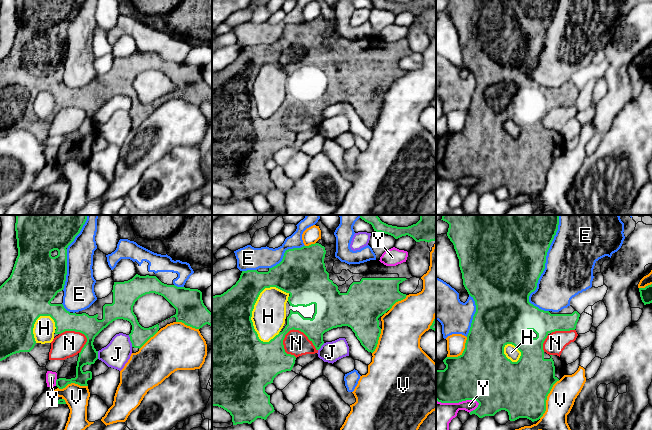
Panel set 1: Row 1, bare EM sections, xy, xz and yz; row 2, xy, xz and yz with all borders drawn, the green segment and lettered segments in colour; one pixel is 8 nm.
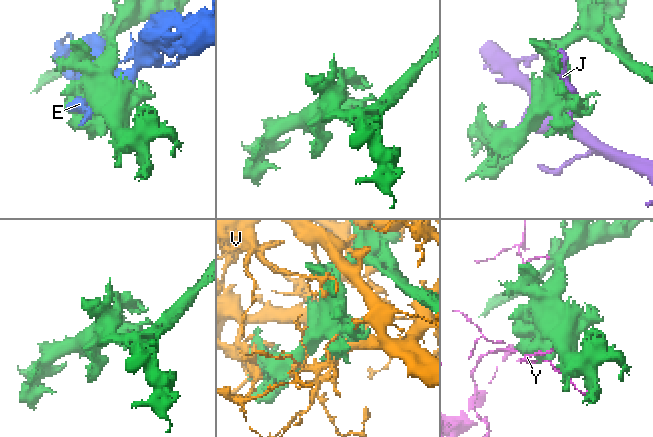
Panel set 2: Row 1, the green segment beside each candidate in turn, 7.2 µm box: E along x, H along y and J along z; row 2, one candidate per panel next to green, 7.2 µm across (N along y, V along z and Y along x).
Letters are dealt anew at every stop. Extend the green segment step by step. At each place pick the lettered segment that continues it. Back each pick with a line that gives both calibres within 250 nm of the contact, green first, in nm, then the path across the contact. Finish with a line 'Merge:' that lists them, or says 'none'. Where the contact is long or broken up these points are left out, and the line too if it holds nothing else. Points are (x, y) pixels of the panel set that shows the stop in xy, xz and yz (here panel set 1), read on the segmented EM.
Merge: none

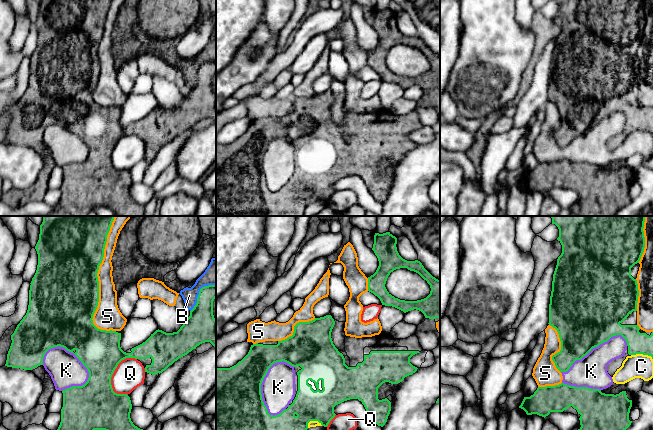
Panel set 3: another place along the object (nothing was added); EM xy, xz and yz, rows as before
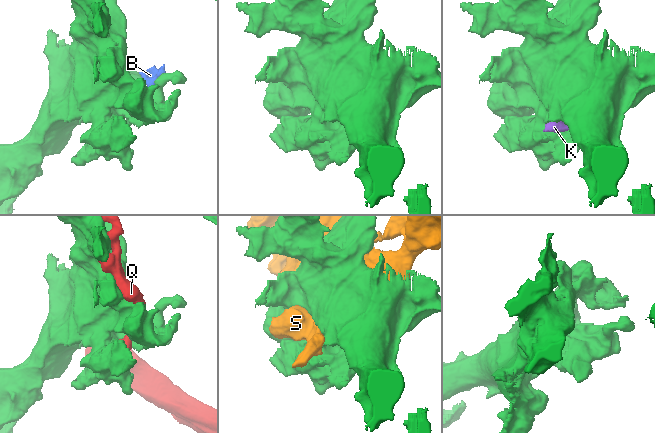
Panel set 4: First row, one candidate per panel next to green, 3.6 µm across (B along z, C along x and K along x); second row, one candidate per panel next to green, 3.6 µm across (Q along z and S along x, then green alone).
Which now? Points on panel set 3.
Merge: none

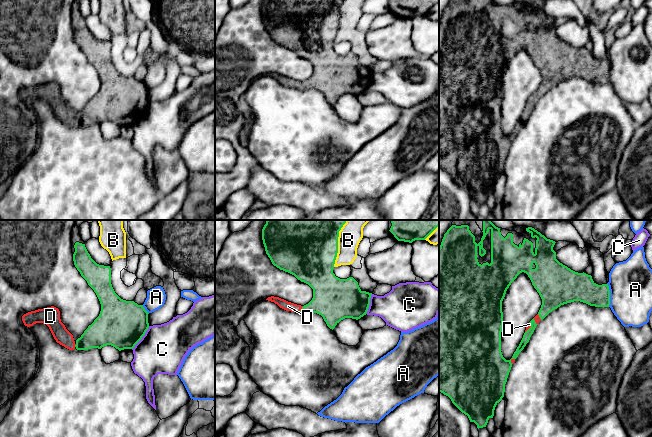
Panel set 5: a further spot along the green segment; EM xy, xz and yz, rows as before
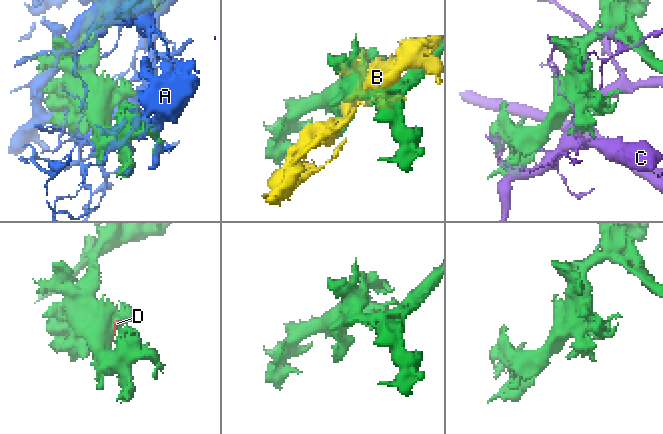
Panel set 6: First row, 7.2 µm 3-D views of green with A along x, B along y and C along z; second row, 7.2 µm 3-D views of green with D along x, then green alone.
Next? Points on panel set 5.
D: 280 nm thick on the green side, 80 nm on the other
Merge: D

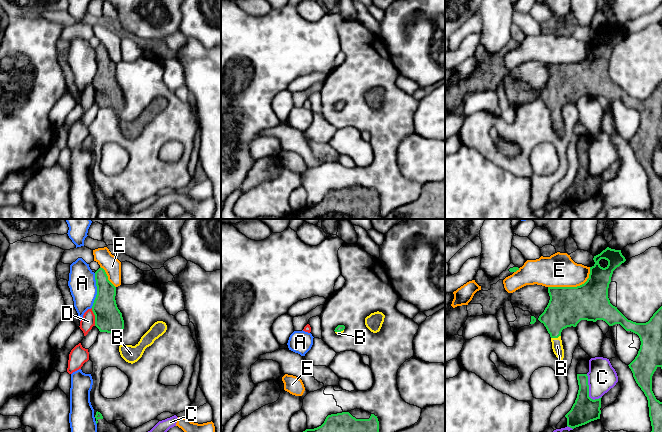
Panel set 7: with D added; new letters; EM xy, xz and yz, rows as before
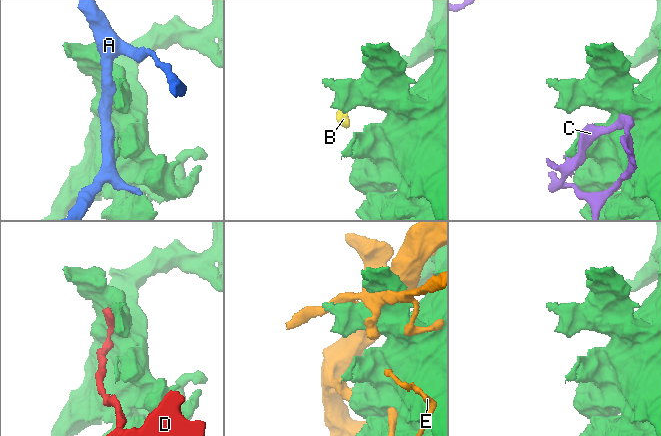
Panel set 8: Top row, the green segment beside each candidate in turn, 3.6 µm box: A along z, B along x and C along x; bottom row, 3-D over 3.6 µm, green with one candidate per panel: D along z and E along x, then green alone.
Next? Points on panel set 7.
B: 300 nm thick on the green side, 90 nm on the other; runs through yz (566, 308), (555, 319), (555, 337), (557, 346)
Merge: B

